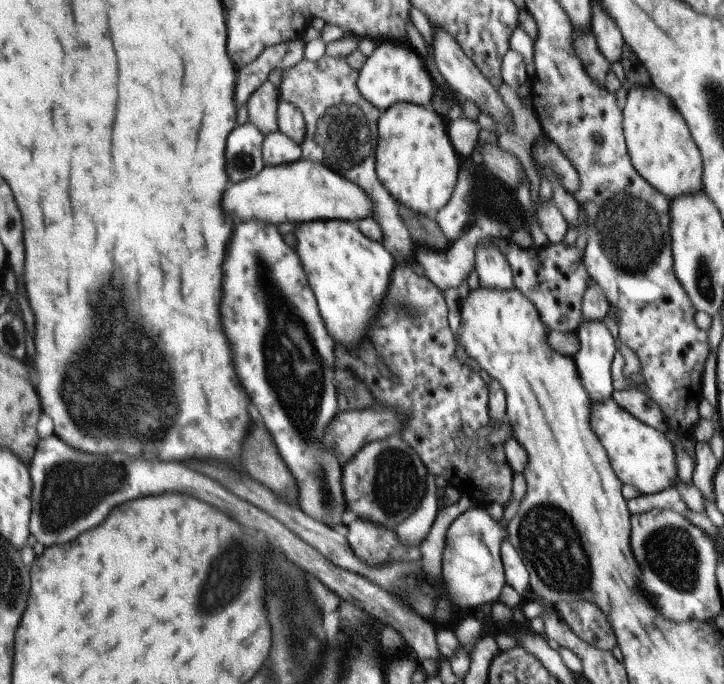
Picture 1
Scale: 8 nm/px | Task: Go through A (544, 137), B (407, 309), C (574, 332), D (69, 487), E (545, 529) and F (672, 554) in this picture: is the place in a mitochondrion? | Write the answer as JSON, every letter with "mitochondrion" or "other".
{"A":"other","B":"mitochondrion","C":"other","D":"mitochondrion","E":"mitochondrion","F":"mitochondrion"}

